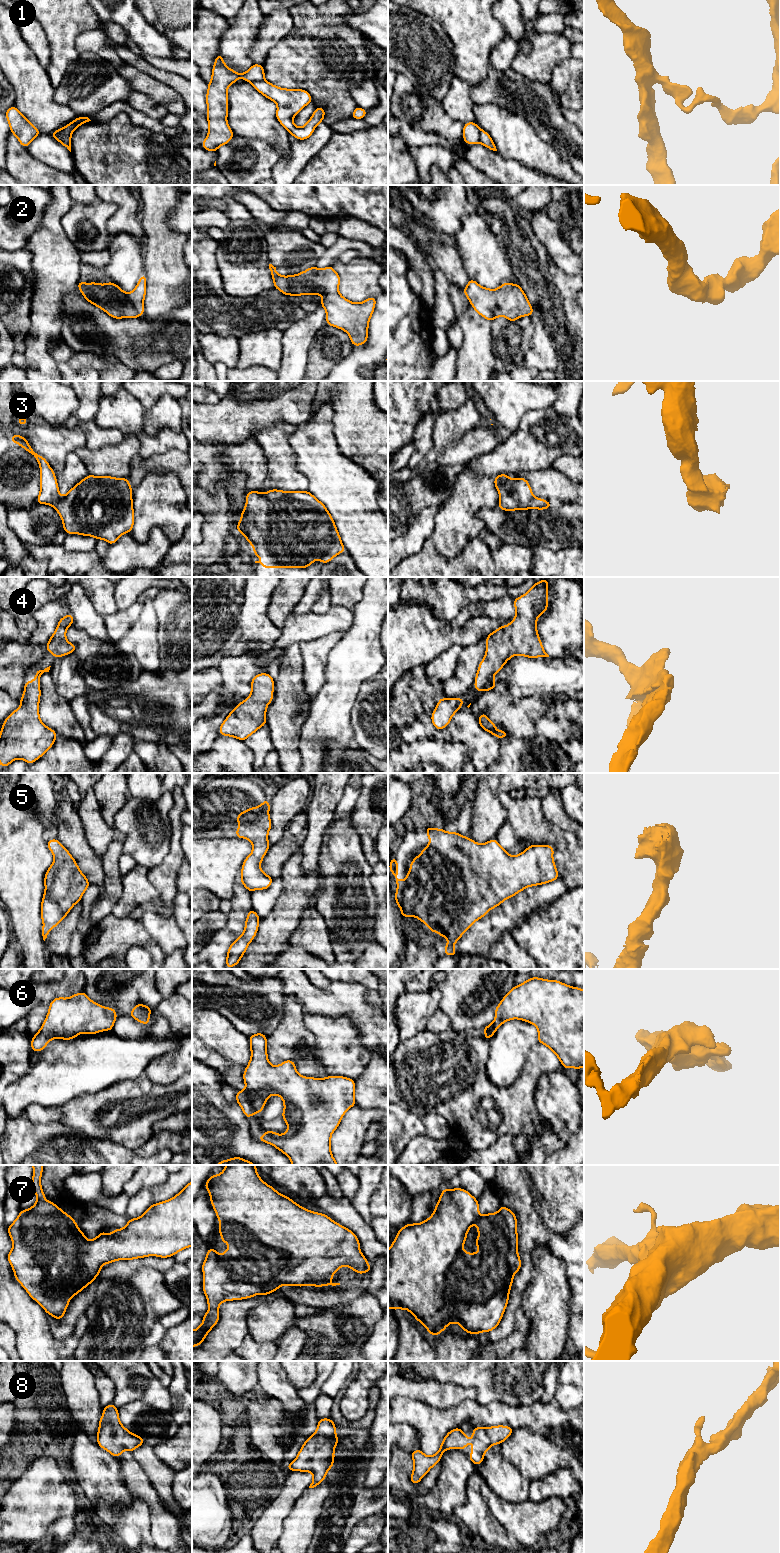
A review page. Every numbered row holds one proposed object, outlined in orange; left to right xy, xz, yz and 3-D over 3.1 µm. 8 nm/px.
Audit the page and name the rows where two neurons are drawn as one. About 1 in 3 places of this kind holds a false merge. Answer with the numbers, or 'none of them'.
1

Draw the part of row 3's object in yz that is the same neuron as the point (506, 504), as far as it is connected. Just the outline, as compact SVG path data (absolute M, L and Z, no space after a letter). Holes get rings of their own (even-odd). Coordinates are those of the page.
M500 474L494 478L494 484L500 495L497 506L503 511L545 510L553 506L542 498L536 498L529 482L523 477L511 479L508 474Z

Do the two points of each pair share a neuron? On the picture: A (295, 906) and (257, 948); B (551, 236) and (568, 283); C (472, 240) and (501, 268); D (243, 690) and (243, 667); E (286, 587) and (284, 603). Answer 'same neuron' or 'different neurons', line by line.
A: same neuron
B: different neurons
C: same neuron
D: same neuron
E: same neuron

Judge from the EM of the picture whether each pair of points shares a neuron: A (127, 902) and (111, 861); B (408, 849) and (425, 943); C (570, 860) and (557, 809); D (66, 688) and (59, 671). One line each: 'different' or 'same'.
A: different
B: same
C: different
D: same

